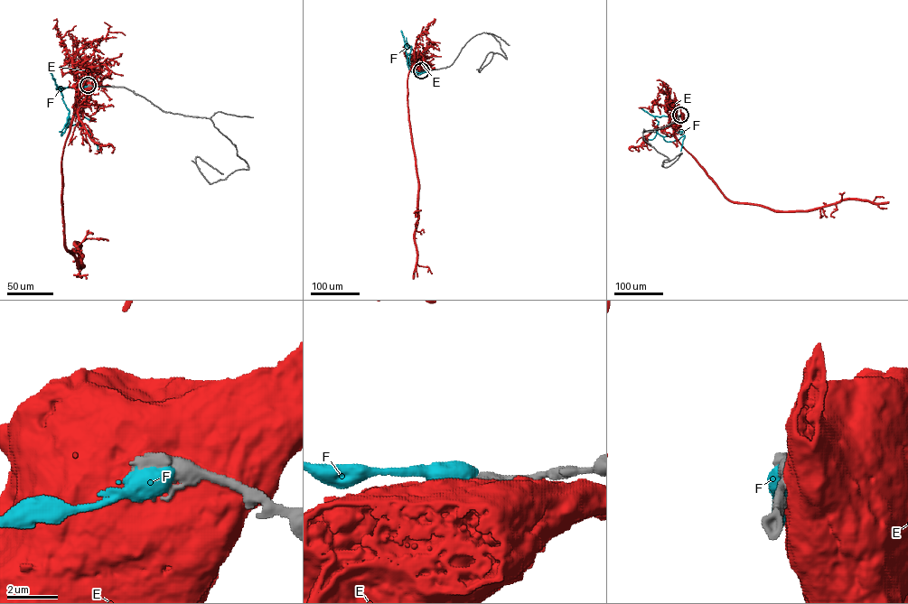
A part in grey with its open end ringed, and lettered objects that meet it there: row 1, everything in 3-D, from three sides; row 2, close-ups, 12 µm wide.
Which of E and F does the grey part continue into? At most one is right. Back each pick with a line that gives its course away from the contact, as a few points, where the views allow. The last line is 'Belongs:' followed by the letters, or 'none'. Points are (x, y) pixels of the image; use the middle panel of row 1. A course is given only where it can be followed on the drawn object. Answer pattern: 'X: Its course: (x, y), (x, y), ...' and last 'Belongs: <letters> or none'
Belongs: none

